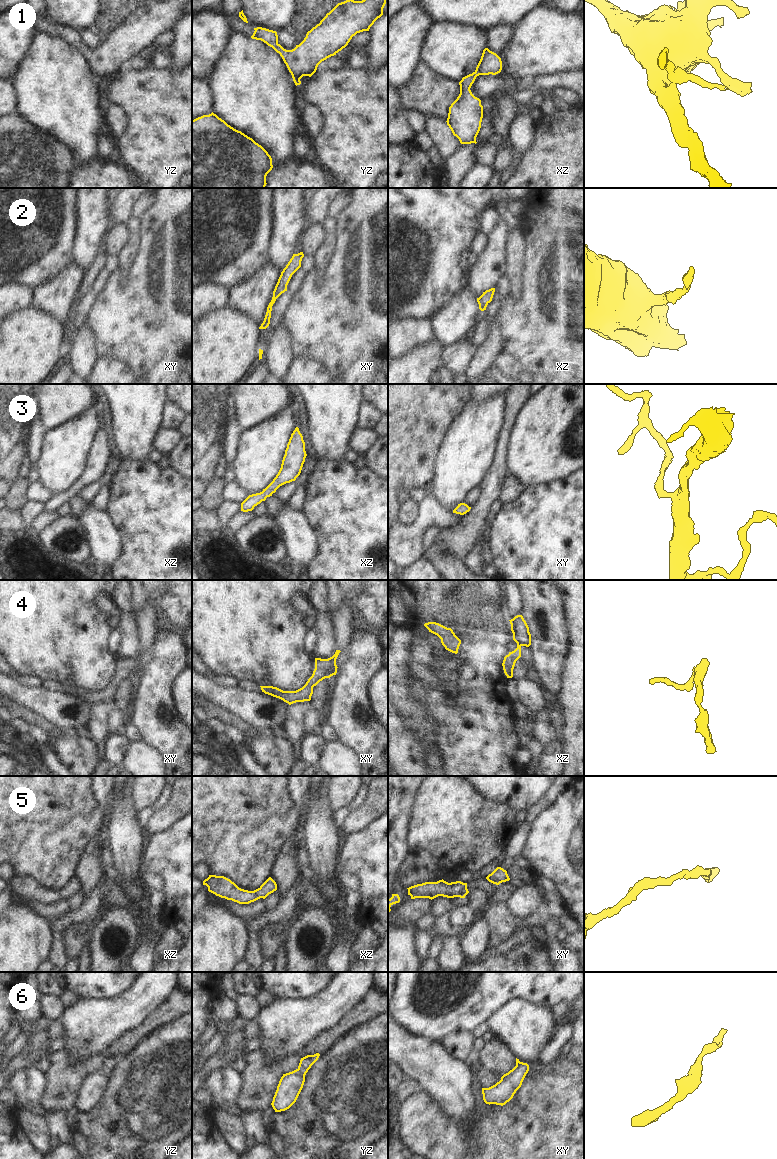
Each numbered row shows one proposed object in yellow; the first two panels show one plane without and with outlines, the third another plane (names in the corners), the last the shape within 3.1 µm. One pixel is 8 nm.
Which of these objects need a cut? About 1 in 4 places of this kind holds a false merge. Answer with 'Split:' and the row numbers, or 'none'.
Split: 6

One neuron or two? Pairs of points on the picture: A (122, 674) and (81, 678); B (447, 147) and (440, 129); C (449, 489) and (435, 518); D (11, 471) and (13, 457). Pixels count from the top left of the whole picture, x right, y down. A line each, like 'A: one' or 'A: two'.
A: two
B: one
C: two
D: one

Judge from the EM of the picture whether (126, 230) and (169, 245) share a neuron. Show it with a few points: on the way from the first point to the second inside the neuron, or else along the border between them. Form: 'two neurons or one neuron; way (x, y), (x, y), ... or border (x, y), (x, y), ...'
two neurons; border (132, 225), (134, 229)

